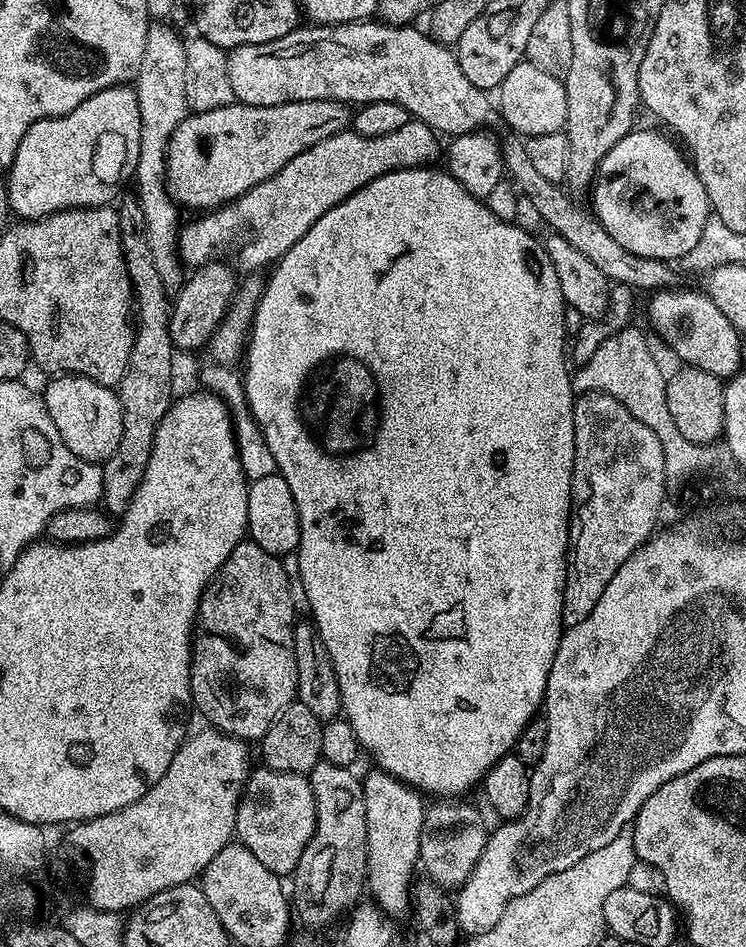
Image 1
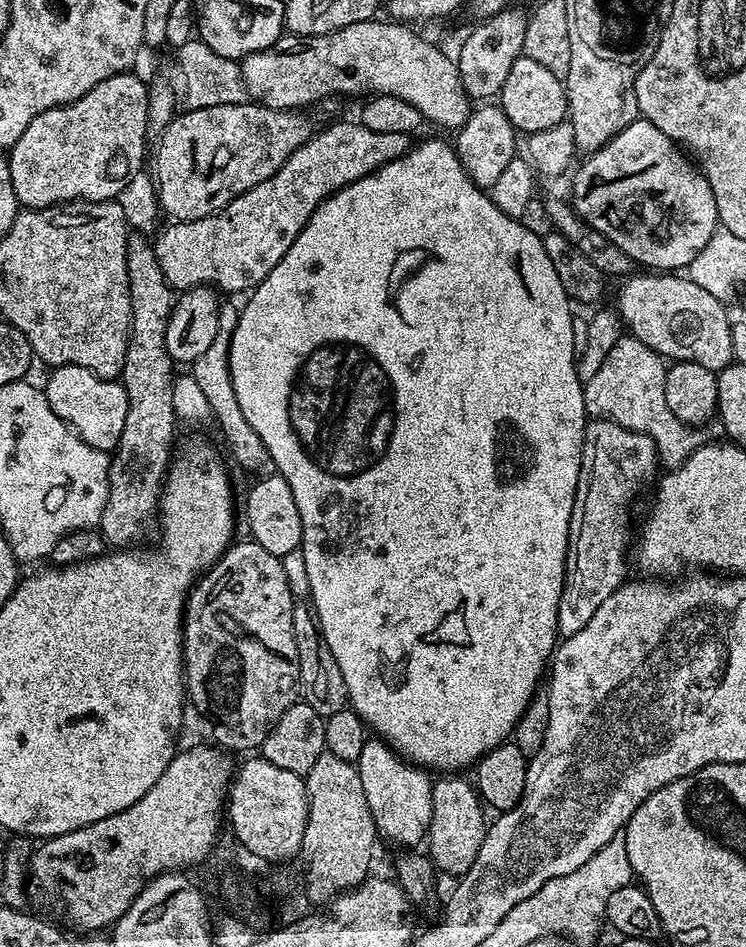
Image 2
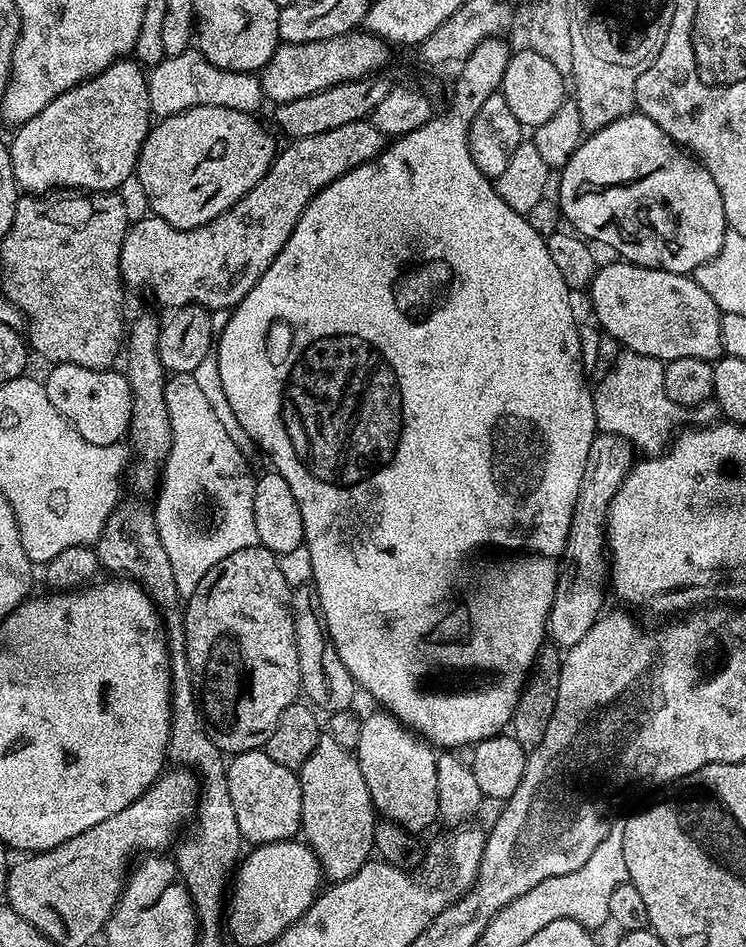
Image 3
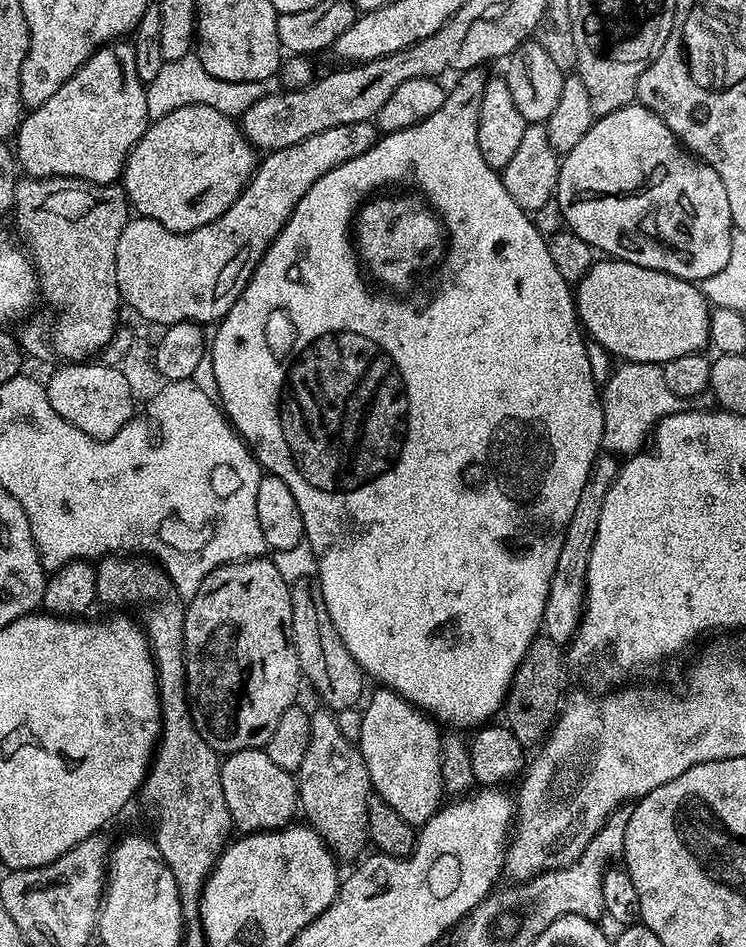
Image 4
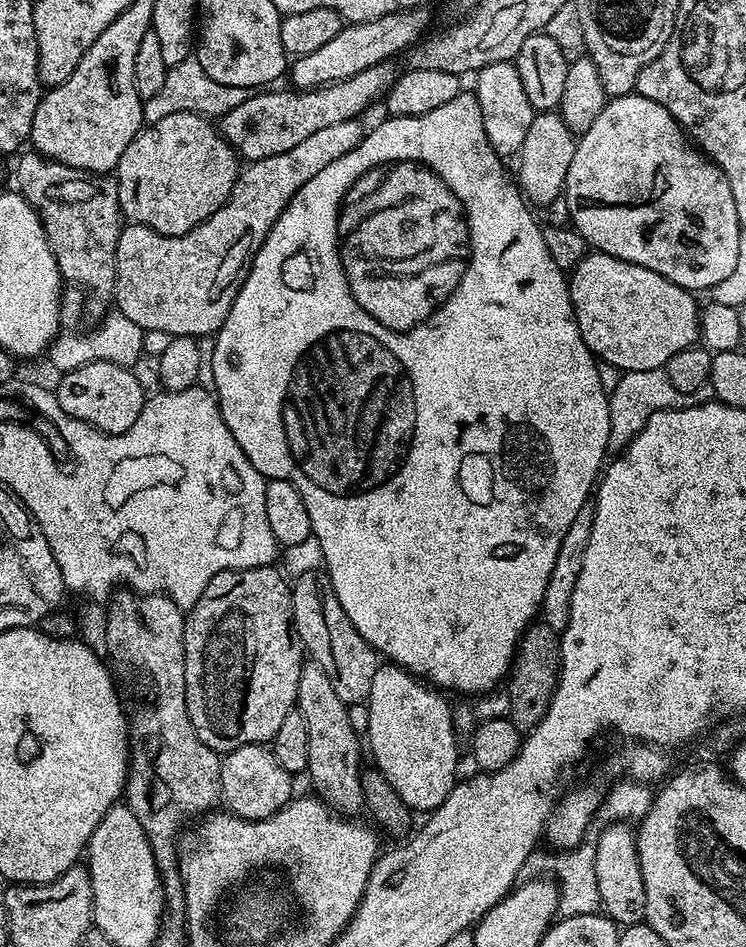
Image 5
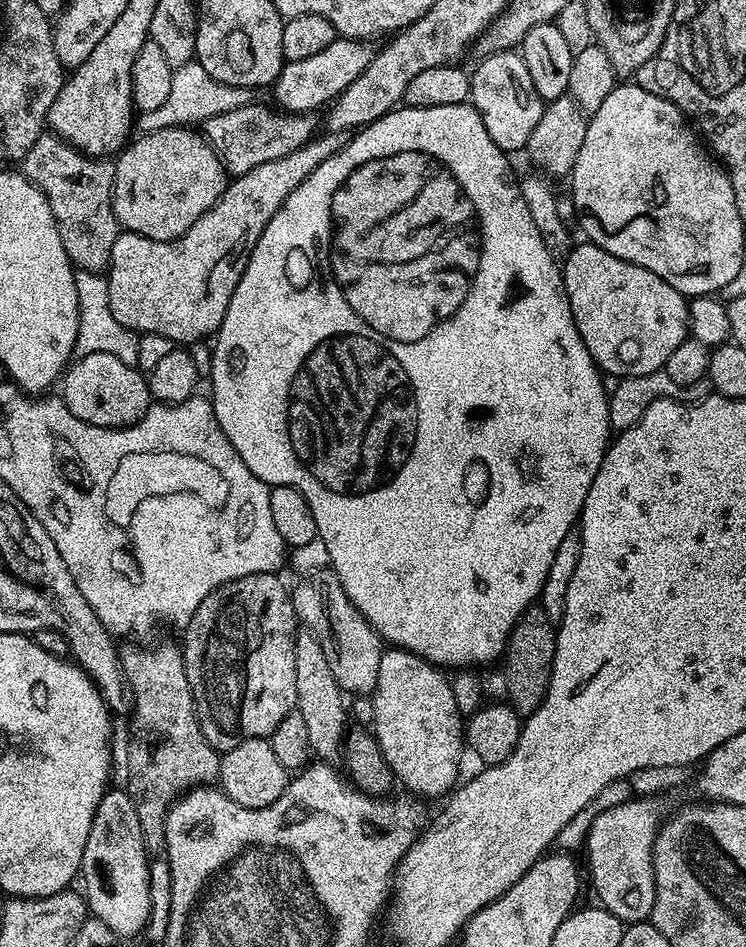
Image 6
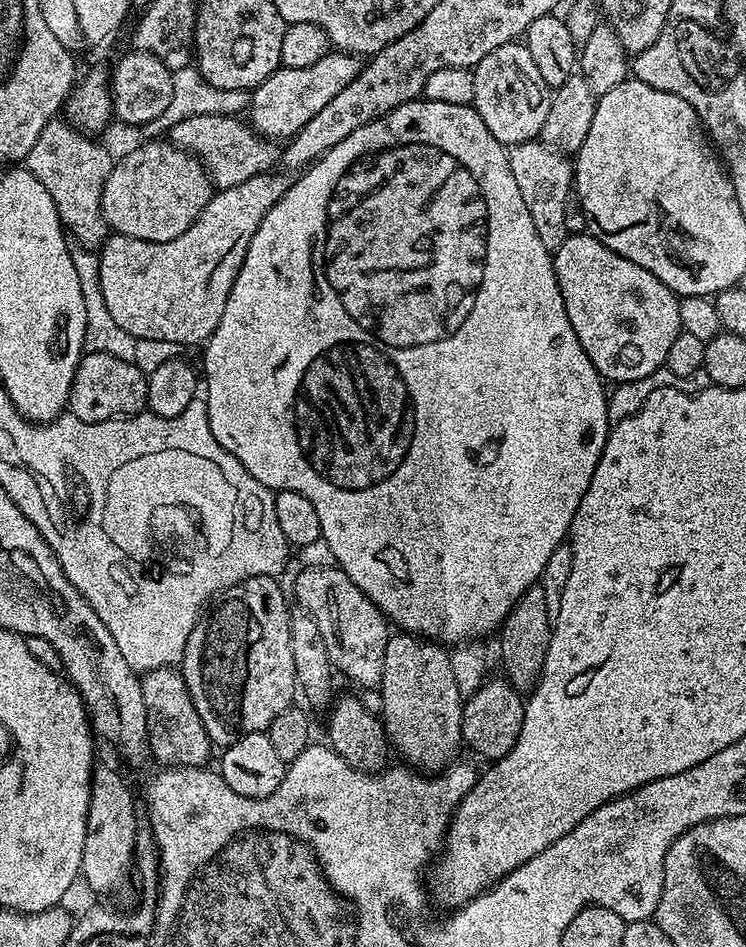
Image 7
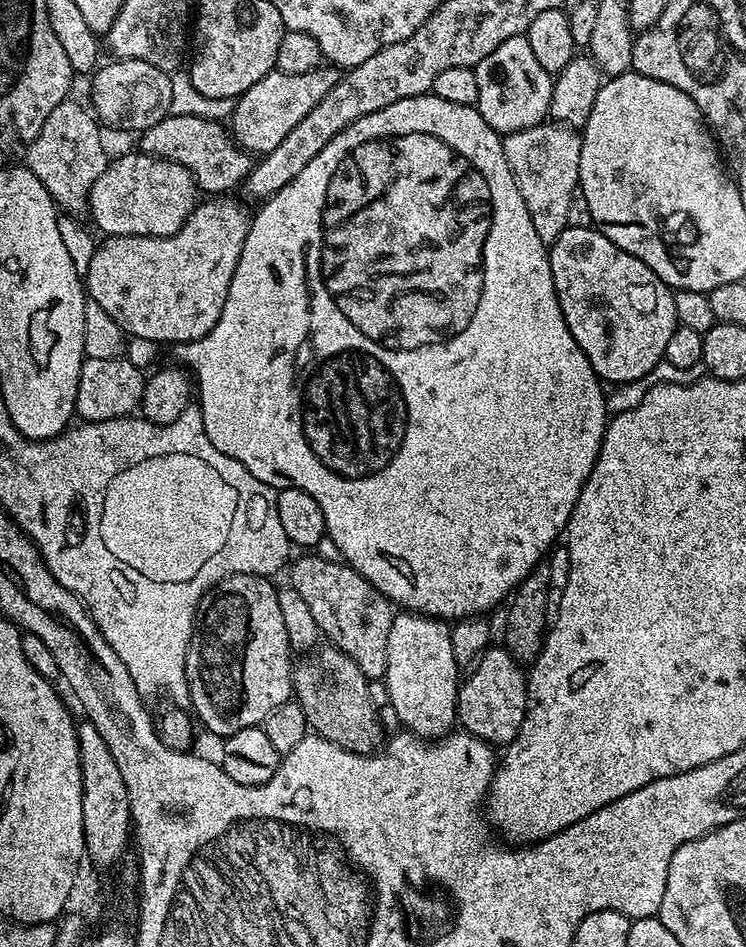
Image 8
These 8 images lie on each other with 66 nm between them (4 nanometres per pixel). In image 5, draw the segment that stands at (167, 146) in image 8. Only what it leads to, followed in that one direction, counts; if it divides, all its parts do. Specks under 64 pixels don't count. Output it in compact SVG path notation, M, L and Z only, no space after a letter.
M392 62L375 64L354 74L354 78L323 84L320 88L291 90L292 92L257 91L248 95L246 102L241 102L239 106L234 106L234 110L219 117L220 135L244 162L274 158L274 154L286 154L286 150L300 145L306 138L310 138L310 134L326 126L363 117L363 112L376 99L377 103L392 89L398 75L398 68L394 65Z

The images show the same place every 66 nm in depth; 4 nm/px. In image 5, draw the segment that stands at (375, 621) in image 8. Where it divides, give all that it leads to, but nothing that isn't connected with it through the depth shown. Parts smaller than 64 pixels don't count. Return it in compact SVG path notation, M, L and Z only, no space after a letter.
M304 572L297 578L292 589L292 626L303 651L311 660L318 662L334 686L334 694L342 698L349 706L363 705L370 694L370 685L374 683L374 674L378 667L378 653L369 646L362 634L354 630L350 618L334 594L334 586L327 572Z

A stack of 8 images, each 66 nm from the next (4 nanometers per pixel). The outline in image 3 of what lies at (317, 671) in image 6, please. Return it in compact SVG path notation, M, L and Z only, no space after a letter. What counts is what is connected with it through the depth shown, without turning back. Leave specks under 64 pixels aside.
M321 735L318 746L314 746L314 754L306 758L306 762L298 770L300 785L302 786L302 829L303 839L312 853L318 858L321 873L329 876L329 881L345 880L356 876L358 870L367 864L373 855L376 843L374 830L378 813L372 804L370 790L366 790L366 778L362 778L362 766L356 759L356 753L351 747L343 748L332 735Z

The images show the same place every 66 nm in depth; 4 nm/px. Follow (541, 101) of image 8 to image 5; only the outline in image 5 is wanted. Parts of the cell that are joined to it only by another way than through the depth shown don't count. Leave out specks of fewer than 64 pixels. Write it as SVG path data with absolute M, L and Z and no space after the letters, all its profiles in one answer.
M494 62L475 73L474 80L474 91L478 106L482 106L482 126L486 126L489 146L501 158L515 157L526 138L526 133L530 131L530 122L537 113L530 98L526 98L526 90L522 87L522 78L518 78L515 63Z

